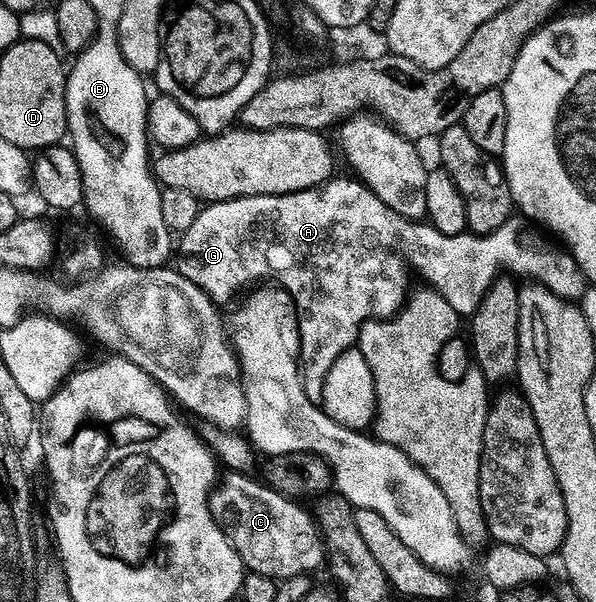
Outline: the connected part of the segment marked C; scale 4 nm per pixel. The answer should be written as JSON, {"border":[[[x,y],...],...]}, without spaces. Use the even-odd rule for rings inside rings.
{"border":[[[230,471],[225,475],[220,477],[217,487],[214,488],[213,493],[209,495],[209,509],[215,518],[215,522],[227,534],[227,538],[231,542],[231,546],[235,546],[235,550],[239,554],[239,558],[243,558],[246,569],[248,569],[253,576],[265,576],[267,579],[271,579],[276,582],[282,582],[300,575],[317,574],[317,571],[324,566],[325,558],[327,562],[327,551],[325,546],[325,537],[322,535],[321,526],[315,519],[314,513],[312,512],[311,514],[307,509],[301,508],[305,506],[302,506],[300,503],[298,503],[298,501],[289,500],[285,496],[280,496],[280,494],[278,494],[274,488],[269,487],[268,484],[262,482],[260,479],[257,479],[258,481],[252,480],[252,475],[246,474],[244,471]]]}

